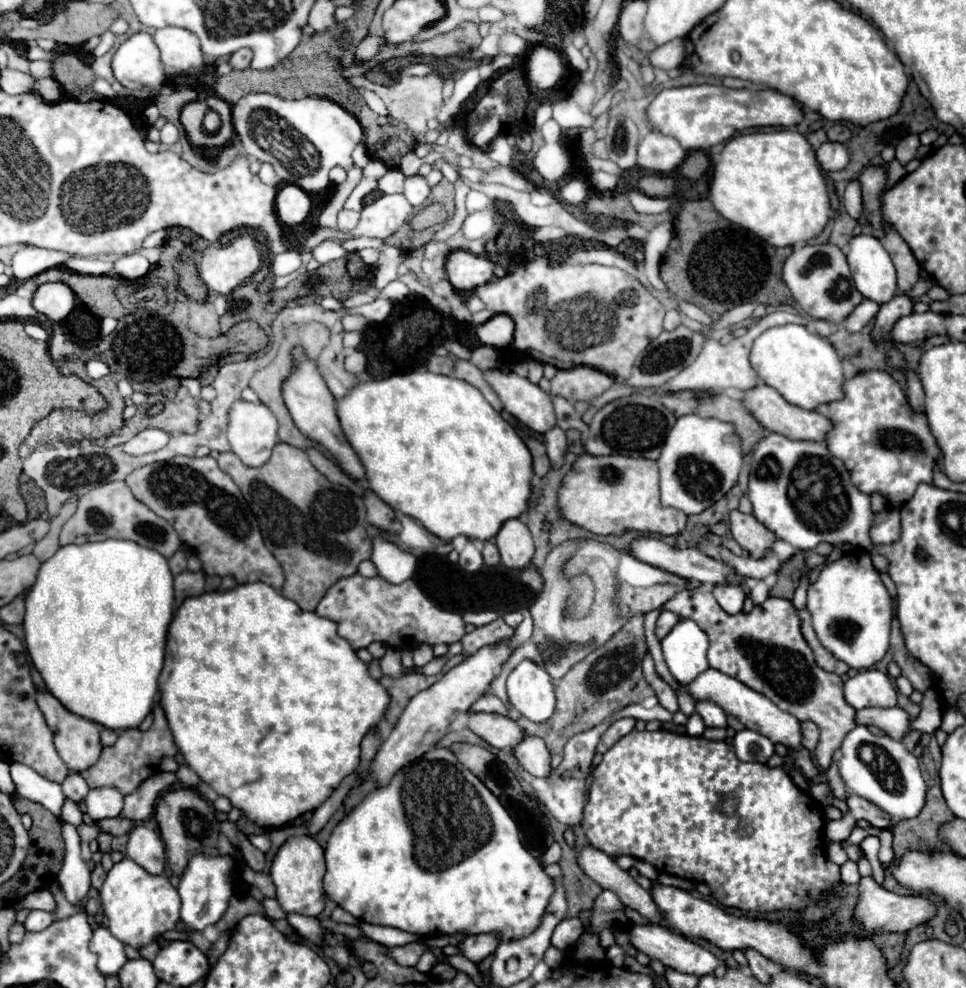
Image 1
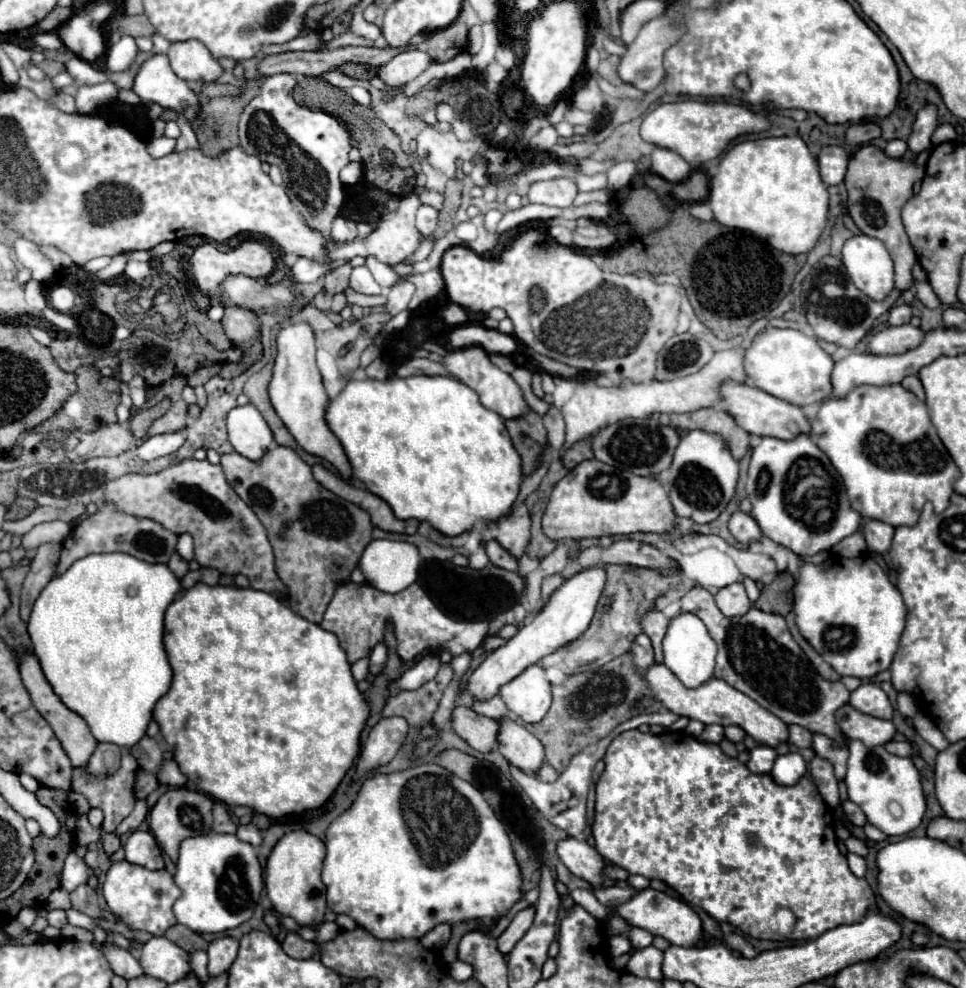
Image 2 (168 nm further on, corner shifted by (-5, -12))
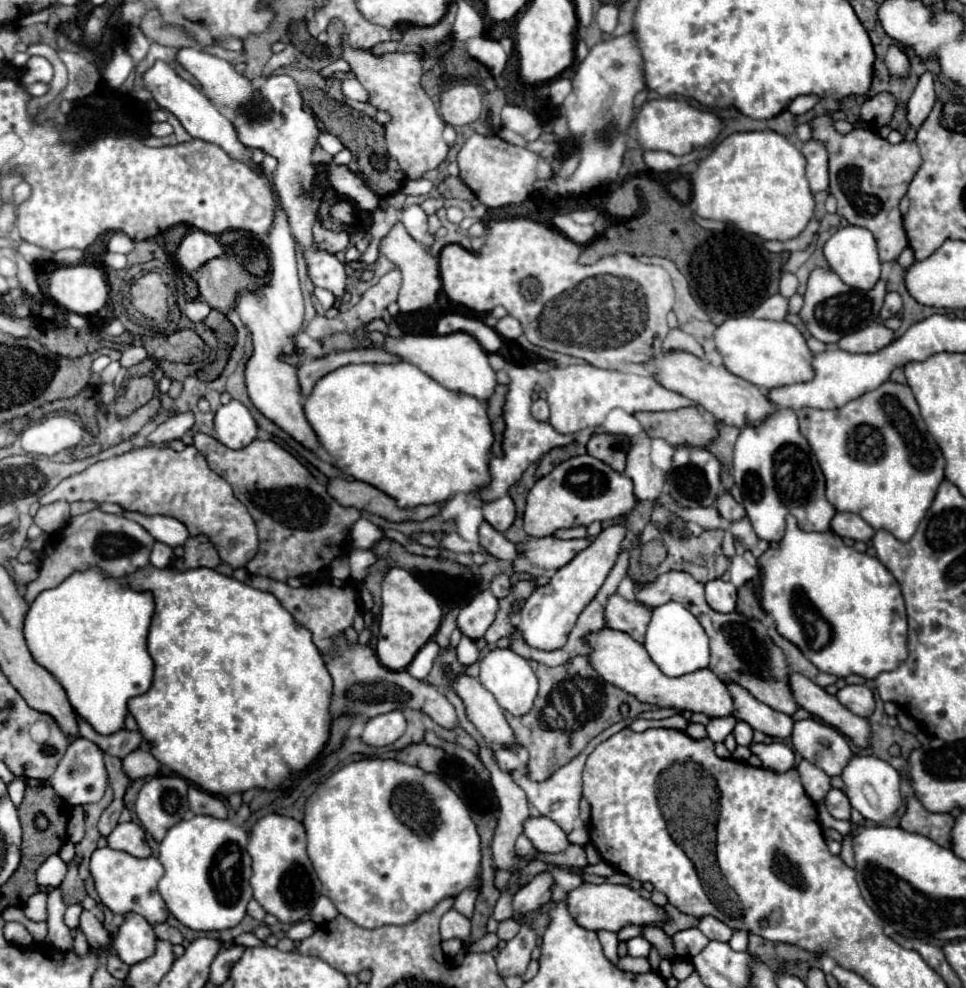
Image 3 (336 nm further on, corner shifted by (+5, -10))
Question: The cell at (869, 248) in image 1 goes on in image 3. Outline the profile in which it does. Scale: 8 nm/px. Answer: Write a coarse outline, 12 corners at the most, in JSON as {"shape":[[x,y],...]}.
{"shape":[[841,227],[825,259],[855,289],[881,275],[877,243],[863,227]]}

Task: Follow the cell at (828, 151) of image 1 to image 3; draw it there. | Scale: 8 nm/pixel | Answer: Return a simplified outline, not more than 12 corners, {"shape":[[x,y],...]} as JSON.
{"shape":[[807,141],[807,179],[811,191],[829,187],[829,153],[821,141]]}

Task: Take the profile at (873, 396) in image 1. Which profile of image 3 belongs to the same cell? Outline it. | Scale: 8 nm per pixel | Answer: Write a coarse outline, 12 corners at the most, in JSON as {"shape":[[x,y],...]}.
{"shape":[[909,385],[799,425],[827,501],[909,541],[945,459]]}

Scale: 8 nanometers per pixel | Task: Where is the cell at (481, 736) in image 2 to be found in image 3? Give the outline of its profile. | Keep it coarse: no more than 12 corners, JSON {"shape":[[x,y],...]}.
{"shape":[[369,647],[323,655],[333,715],[419,709],[459,727],[437,687],[383,667]]}

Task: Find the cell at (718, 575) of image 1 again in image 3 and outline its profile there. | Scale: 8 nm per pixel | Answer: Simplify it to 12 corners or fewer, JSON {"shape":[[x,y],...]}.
{"shape":[[529,539],[521,557],[545,569],[567,565],[589,539]]}

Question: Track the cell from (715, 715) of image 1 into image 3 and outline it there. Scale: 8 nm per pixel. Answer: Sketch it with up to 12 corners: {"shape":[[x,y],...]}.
{"shape":[[737,721],[733,735],[737,745],[751,745],[753,729]]}

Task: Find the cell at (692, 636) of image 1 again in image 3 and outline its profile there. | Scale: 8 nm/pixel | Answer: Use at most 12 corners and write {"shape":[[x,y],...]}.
{"shape":[[669,601],[653,609],[643,645],[667,677],[709,667],[695,615]]}

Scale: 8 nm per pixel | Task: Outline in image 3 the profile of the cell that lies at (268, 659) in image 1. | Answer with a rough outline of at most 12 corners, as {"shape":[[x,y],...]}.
{"shape":[[149,569],[153,757],[207,793],[287,789],[333,679],[271,593]]}

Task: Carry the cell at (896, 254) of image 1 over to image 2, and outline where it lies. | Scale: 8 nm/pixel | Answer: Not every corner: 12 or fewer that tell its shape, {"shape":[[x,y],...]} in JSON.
{"shape":[[871,143],[851,155],[849,215],[881,239],[907,291],[917,255],[901,221],[925,167]]}

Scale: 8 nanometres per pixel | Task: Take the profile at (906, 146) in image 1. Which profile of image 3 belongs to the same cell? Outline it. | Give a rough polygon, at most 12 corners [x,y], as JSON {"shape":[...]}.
{"shape":[[925,73],[907,103],[907,123],[919,129],[935,105],[933,75]]}

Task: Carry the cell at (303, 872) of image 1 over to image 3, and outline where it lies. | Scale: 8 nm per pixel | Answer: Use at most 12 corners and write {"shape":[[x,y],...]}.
{"shape":[[261,817],[249,837],[251,887],[281,923],[321,895],[303,823]]}

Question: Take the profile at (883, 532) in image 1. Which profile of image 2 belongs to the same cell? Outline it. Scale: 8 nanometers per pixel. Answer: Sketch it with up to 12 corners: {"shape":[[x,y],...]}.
{"shape":[[867,521],[863,537],[869,551],[885,553],[895,529],[881,521]]}

